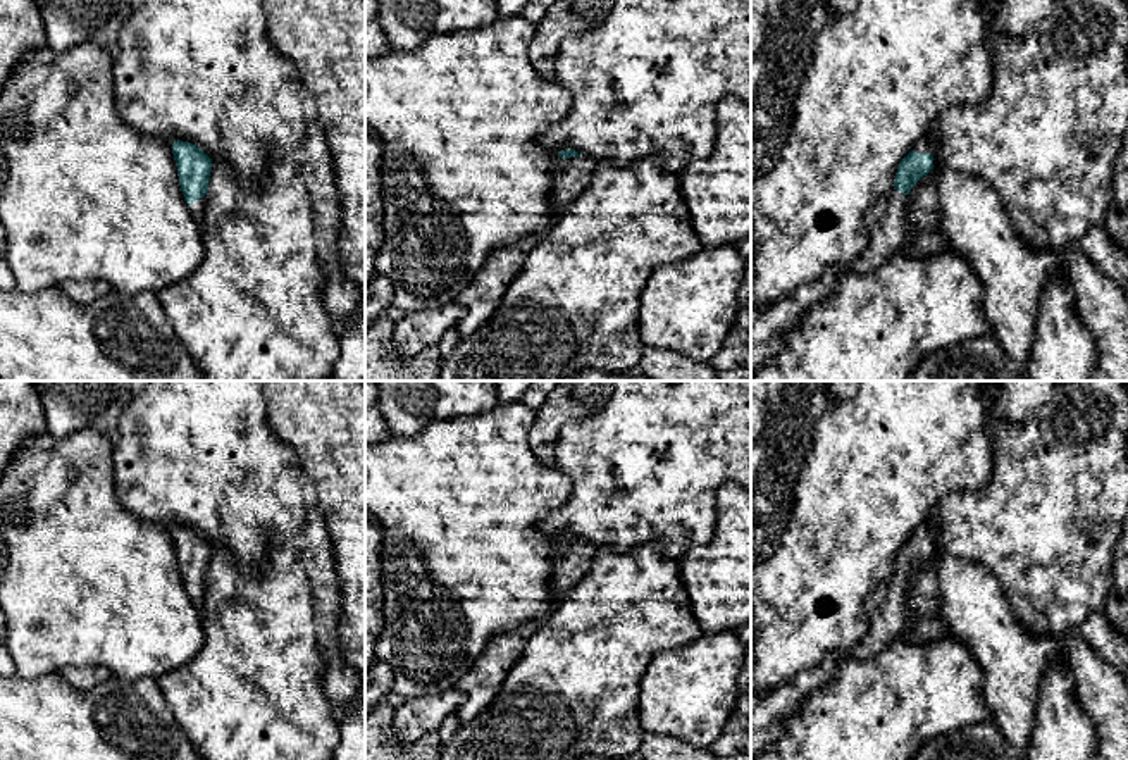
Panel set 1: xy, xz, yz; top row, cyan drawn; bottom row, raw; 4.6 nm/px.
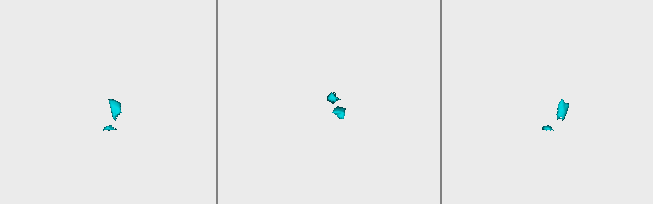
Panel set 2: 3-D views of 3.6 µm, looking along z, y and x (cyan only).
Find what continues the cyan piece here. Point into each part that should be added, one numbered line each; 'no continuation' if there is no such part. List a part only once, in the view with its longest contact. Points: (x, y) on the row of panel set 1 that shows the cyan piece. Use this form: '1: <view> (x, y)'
1: xy (198, 207)
2: xz (574, 174)

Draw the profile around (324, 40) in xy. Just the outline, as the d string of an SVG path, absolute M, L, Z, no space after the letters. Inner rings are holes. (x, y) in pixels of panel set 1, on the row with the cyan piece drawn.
M262 0L267 38L289 60L315 103L338 190L343 274L365 295L365 0Z

